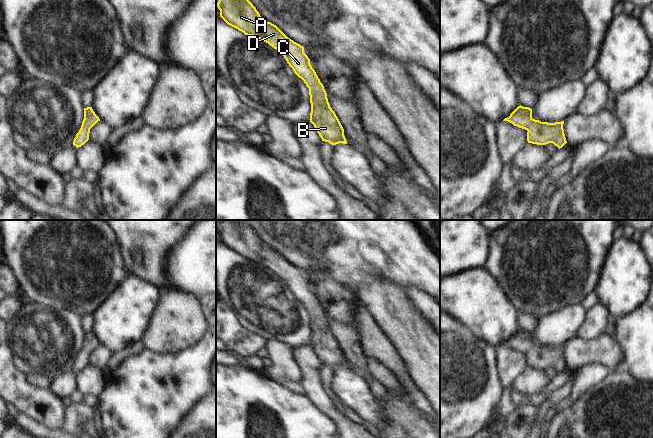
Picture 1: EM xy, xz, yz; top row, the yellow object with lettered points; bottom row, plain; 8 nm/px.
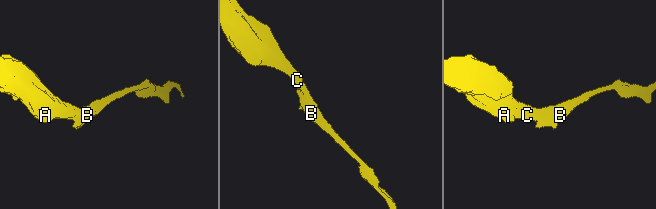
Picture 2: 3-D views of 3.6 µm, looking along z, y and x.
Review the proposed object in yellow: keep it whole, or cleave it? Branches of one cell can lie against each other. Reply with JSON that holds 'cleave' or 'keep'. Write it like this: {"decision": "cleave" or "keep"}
{"decision": "keep"}

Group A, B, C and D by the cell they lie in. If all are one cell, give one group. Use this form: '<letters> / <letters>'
A B C D

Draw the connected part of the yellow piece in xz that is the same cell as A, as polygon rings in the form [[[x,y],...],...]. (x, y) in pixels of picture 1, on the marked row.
[[[219,0],[217,7],[220,17],[228,25],[268,43],[284,56],[294,73],[304,81],[309,88],[310,122],[322,141],[333,146],[347,144],[344,129],[330,107],[324,86],[304,53],[304,47],[288,38],[276,25],[263,19],[249,0]]]

